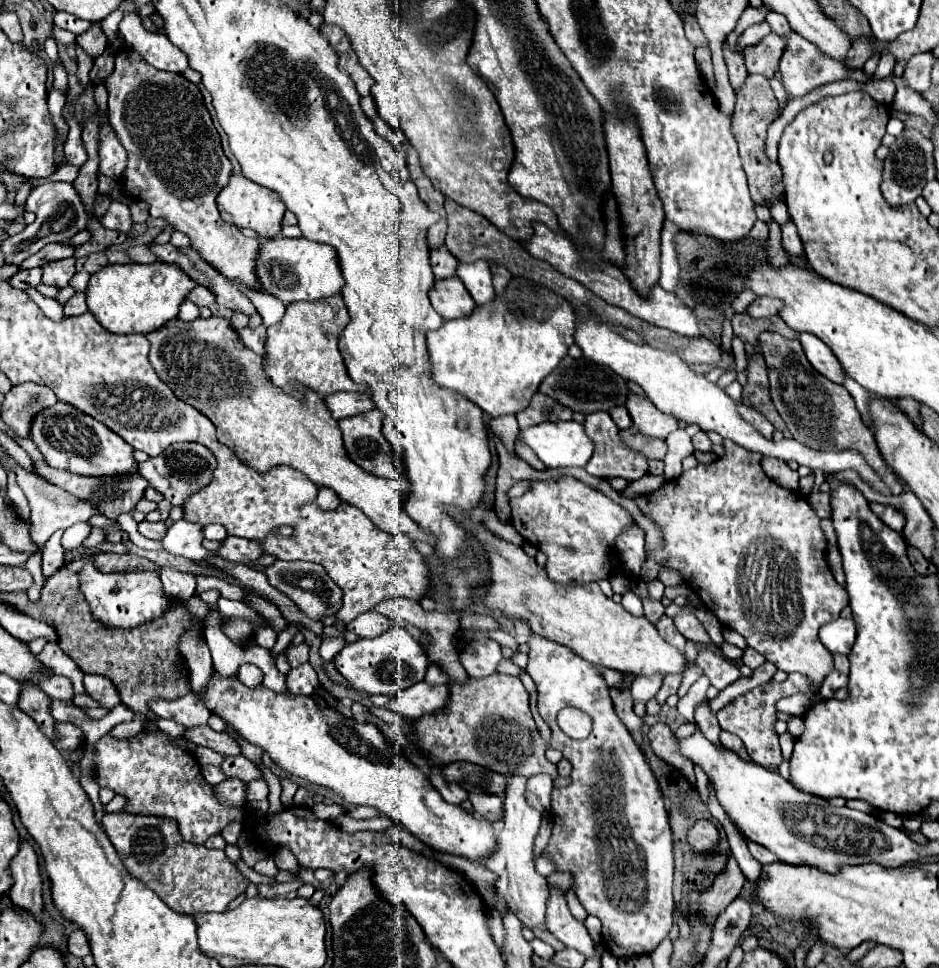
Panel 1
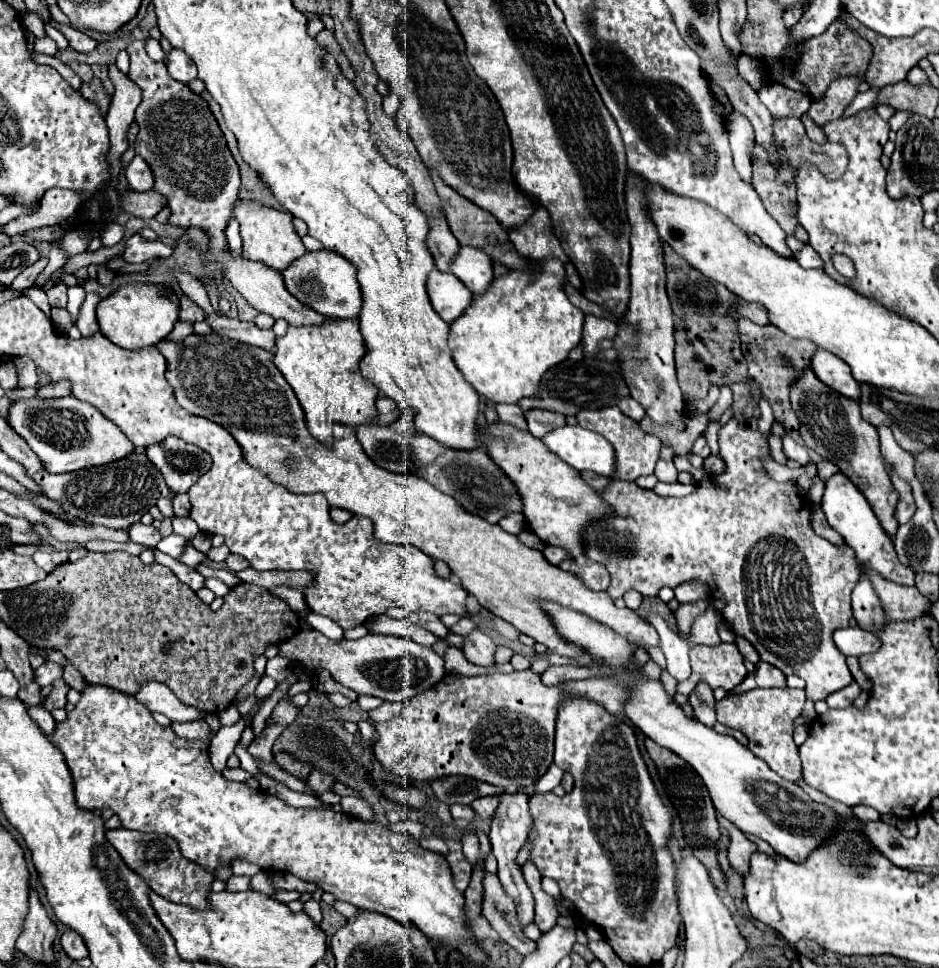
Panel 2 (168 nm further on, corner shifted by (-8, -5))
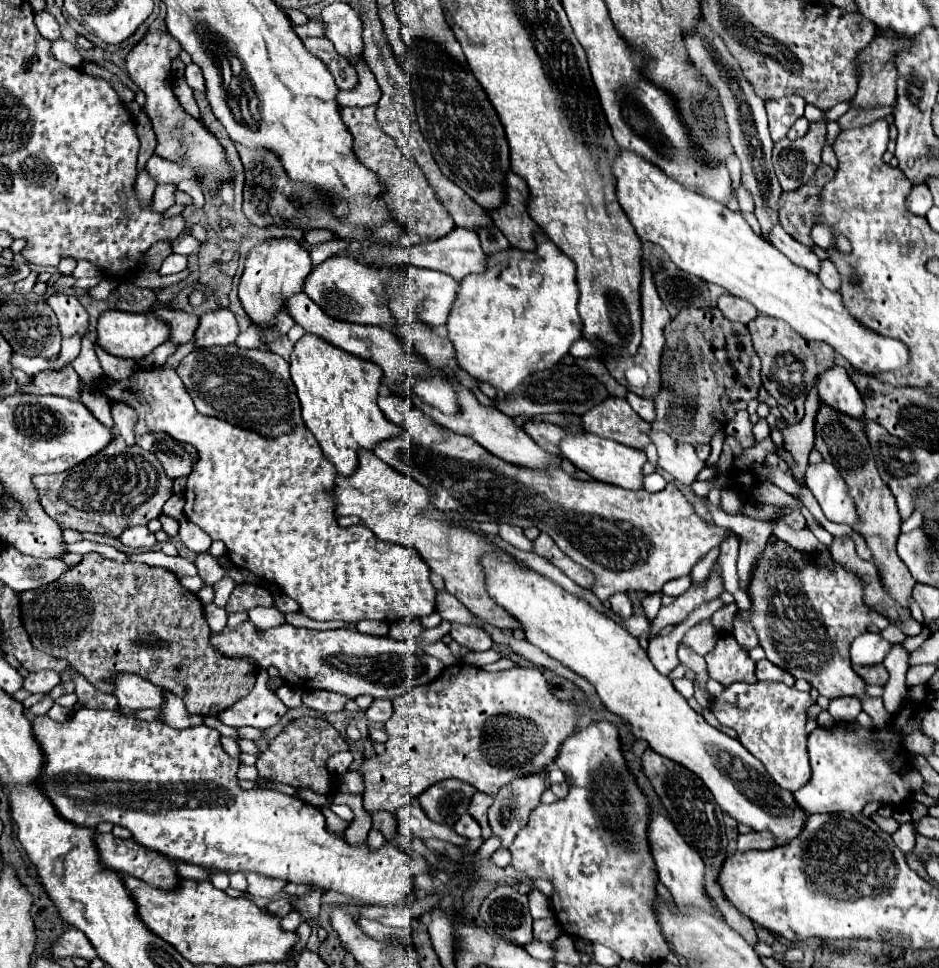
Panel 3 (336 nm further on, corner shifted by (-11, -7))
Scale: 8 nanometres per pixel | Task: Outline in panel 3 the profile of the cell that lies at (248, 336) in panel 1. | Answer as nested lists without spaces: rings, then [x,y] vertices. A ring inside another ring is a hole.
[[[231,310],[207,312],[201,316],[199,328],[195,332],[195,348],[207,346],[227,346],[239,336],[239,326]]]

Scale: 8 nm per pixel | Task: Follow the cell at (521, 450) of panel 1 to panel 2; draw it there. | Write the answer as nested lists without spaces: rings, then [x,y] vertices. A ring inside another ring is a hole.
[[[502,404],[502,406],[496,406],[496,412],[498,412],[498,416],[500,416],[500,420],[504,424],[512,424],[514,428],[526,432],[524,410],[518,404]]]

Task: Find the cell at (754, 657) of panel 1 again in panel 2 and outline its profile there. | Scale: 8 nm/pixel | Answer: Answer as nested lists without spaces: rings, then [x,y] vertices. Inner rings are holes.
[[[736,638],[736,646],[738,646],[740,654],[744,656],[744,660],[750,660],[752,664],[758,664],[758,662],[760,662],[760,656],[758,656],[756,648],[754,648],[748,640],[744,640],[744,638]]]

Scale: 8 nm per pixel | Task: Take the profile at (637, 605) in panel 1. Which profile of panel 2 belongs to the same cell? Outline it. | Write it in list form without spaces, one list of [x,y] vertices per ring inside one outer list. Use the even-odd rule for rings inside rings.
[[[650,612],[646,616],[646,620],[658,630],[660,634],[660,644],[662,644],[662,652],[666,656],[666,662],[668,662],[668,672],[678,680],[686,680],[690,676],[690,658],[689,650],[690,646],[686,640],[682,640],[676,632],[672,632],[668,628],[668,624],[664,622],[662,616]]]

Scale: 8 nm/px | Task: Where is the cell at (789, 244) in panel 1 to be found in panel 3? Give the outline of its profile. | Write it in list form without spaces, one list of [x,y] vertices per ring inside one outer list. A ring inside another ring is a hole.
[[[823,260],[821,272],[819,272],[819,280],[821,280],[823,286],[827,286],[829,290],[835,290],[835,292],[841,290],[841,274],[837,272],[837,268],[835,268],[829,260]]]

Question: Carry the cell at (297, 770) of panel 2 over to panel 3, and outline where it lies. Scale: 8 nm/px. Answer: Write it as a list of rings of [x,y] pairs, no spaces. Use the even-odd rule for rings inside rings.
[[[301,716],[293,722],[289,722],[283,732],[269,742],[269,746],[259,754],[257,758],[257,770],[261,778],[275,780],[275,782],[285,782],[295,788],[305,788],[313,790],[317,794],[333,794],[337,780],[335,774],[327,770],[327,760],[335,752],[349,750],[349,742],[341,738],[341,734],[323,718],[311,718],[311,716]]]

